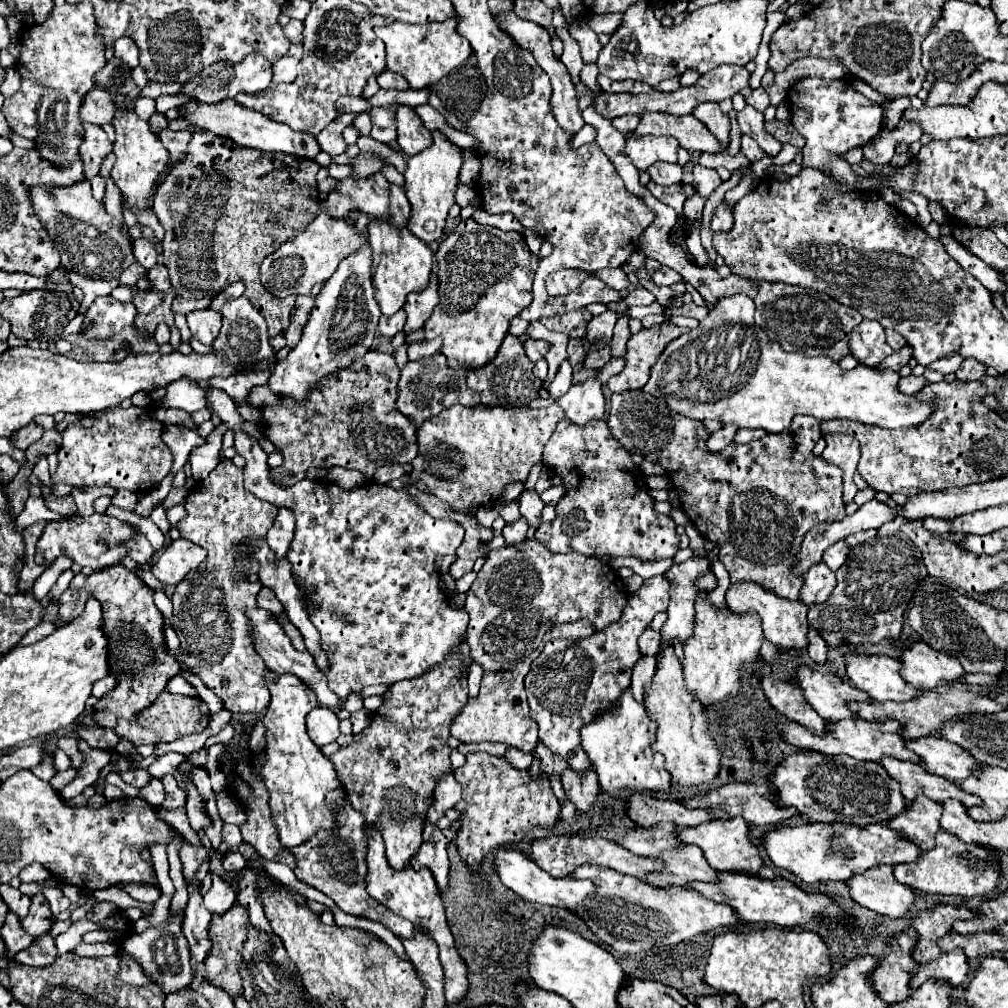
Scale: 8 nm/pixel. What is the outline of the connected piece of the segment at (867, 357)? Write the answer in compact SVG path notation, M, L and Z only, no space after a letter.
M863 319L851 331L849 349L851 349L851 355L867 367L875 367L887 355L893 353L893 349L885 341L885 329L881 327L881 323L869 321L869 319Z

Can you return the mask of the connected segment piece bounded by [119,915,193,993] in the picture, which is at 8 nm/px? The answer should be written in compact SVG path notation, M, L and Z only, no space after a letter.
M171 915L167 925L157 925L147 929L145 933L129 933L123 937L123 941L119 943L119 949L123 953L127 953L131 959L135 959L145 975L149 979L155 979L159 983L159 987L169 993L169 991L177 991L181 987L187 987L193 979L191 973L191 965L189 965L189 947L187 947L187 939L181 931L181 919Z

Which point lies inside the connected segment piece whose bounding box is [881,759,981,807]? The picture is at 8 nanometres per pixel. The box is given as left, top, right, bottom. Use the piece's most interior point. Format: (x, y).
(914, 779)

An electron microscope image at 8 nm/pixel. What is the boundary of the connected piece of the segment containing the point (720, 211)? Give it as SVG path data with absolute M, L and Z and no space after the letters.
M719 205L713 213L713 219L711 219L711 231L713 233L725 233L725 231L729 231L729 227L733 227L731 207Z

